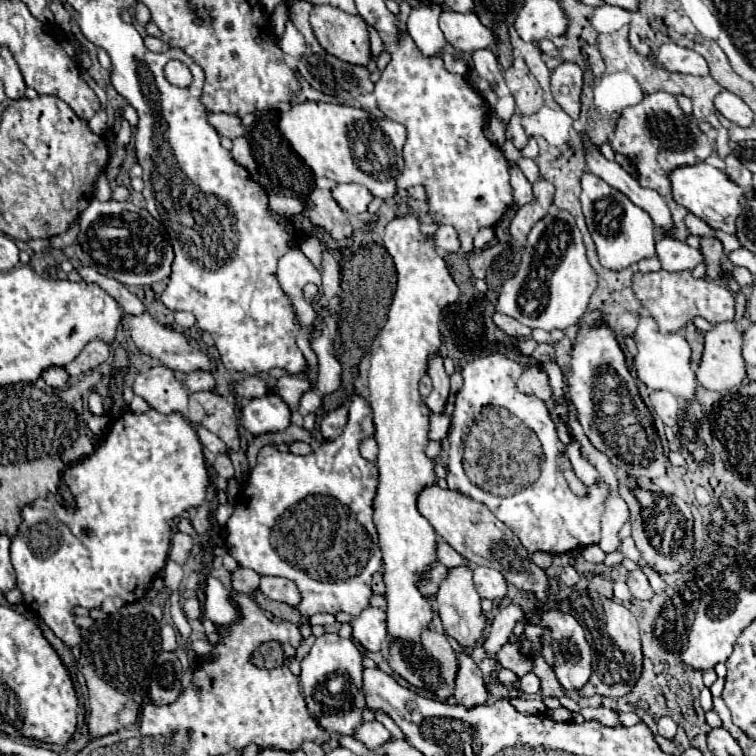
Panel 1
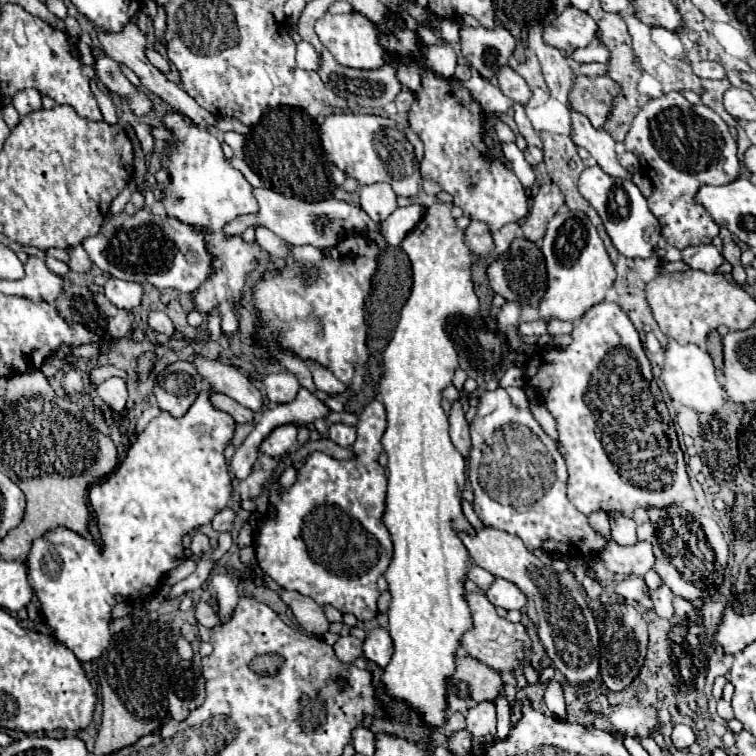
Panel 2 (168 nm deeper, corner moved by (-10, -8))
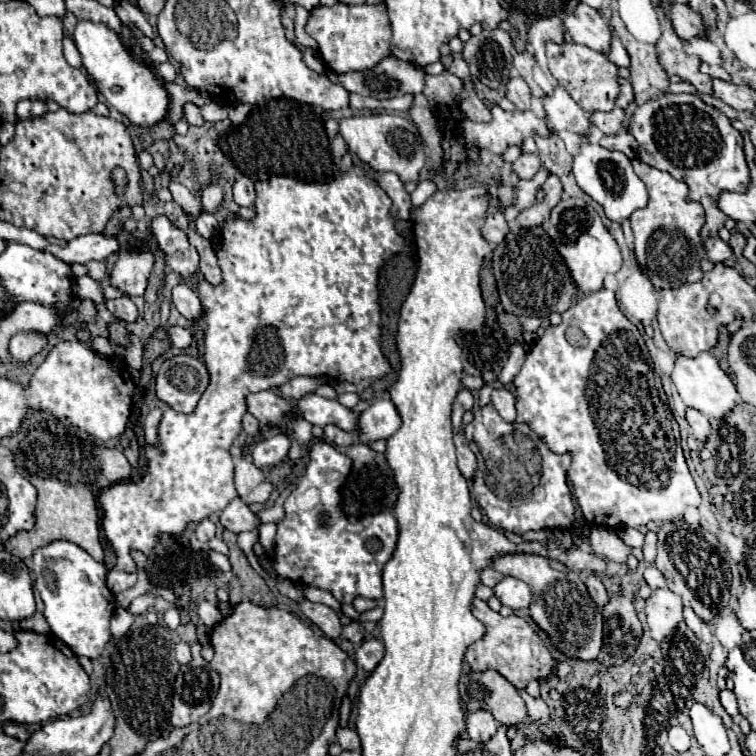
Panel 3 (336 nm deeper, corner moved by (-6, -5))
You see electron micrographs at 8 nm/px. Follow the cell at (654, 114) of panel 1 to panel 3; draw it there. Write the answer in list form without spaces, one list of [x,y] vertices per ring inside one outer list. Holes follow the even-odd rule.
[[[664,93],[662,97],[654,97],[646,101],[646,105],[636,107],[628,133],[636,139],[636,157],[660,171],[670,173],[678,181],[686,181],[690,187],[690,201],[698,201],[706,209],[706,223],[700,229],[702,239],[706,237],[716,237],[718,231],[724,227],[726,215],[716,207],[718,193],[728,189],[728,191],[746,191],[750,185],[750,171],[744,161],[742,153],[742,135],[730,125],[730,119],[720,113],[714,107],[708,107],[702,103],[698,97],[688,95],[688,93]]]

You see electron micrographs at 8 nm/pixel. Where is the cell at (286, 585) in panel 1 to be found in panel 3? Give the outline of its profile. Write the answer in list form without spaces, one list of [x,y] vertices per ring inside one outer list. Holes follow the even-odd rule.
[[[308,599],[304,601],[298,601],[298,607],[300,611],[314,623],[322,629],[324,635],[328,635],[330,639],[338,639],[340,637],[340,631],[342,631],[342,625],[340,625],[340,619],[338,615],[326,607],[326,605],[320,605],[320,603],[312,603]]]

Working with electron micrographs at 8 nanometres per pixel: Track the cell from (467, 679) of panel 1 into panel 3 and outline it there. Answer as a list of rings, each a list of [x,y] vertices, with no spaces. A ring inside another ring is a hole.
[[[486,709],[472,711],[466,717],[466,731],[468,731],[468,737],[474,741],[490,739],[496,733],[496,725],[498,721],[490,713],[486,713]]]

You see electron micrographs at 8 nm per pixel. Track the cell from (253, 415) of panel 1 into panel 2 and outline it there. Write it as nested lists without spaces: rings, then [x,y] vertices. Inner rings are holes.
[[[286,424],[282,428],[276,428],[260,446],[260,450],[266,456],[284,456],[288,454],[288,450],[296,444],[296,426],[294,424]]]

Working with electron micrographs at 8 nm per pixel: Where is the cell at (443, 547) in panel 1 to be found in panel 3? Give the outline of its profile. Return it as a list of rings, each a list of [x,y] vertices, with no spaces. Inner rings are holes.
[[[486,567],[486,569],[482,569],[482,573],[480,573],[480,583],[484,583],[486,587],[494,587],[498,581],[502,581],[502,573],[498,573],[498,571],[494,571],[492,567]]]

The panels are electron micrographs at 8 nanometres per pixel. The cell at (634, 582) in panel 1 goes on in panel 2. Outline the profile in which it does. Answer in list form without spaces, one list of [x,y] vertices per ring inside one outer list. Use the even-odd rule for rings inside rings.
[[[664,584],[650,594],[652,596],[652,602],[654,602],[654,610],[660,618],[672,618],[674,616],[674,608],[672,608],[672,600],[674,600],[674,594],[670,592],[670,588],[666,588]]]

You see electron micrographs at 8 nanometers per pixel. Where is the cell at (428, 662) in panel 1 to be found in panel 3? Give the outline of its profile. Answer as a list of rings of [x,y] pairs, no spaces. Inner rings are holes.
[[[470,671],[460,677],[460,699],[468,711],[486,709],[504,725],[518,725],[526,719],[526,705],[514,685],[498,671]]]

